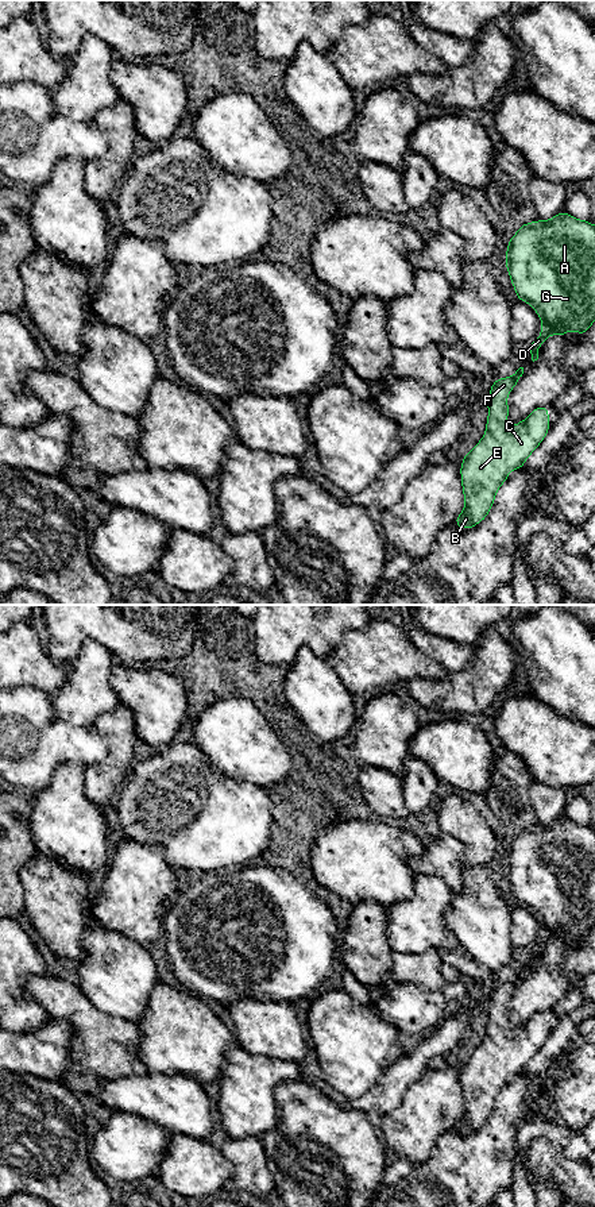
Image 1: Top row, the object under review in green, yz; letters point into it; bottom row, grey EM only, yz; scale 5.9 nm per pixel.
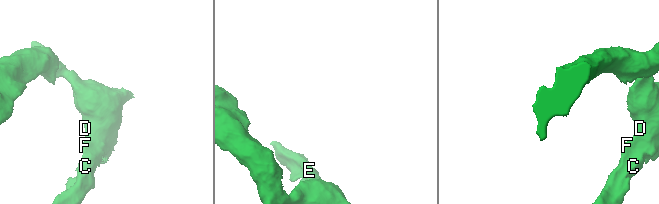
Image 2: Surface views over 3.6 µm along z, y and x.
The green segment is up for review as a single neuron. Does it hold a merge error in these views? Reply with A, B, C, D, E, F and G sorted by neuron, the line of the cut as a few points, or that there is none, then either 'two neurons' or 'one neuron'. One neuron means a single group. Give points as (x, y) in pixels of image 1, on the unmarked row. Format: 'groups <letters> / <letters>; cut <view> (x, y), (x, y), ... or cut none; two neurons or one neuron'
groups A B C D E F G; cut none; one neuron

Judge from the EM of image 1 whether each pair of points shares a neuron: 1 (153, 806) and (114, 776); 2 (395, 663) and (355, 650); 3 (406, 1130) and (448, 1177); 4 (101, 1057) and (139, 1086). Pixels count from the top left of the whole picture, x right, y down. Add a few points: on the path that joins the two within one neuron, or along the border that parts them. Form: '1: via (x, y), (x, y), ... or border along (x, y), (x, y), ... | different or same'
1: border along (138, 760), (112, 806) | different
2: via (386, 658), (364, 658) | same
3: border along (448, 1130), (440, 1136), (431, 1156), (420, 1165) | different
4: border along (149, 1071), (140, 1075), (100, 1080) | different

